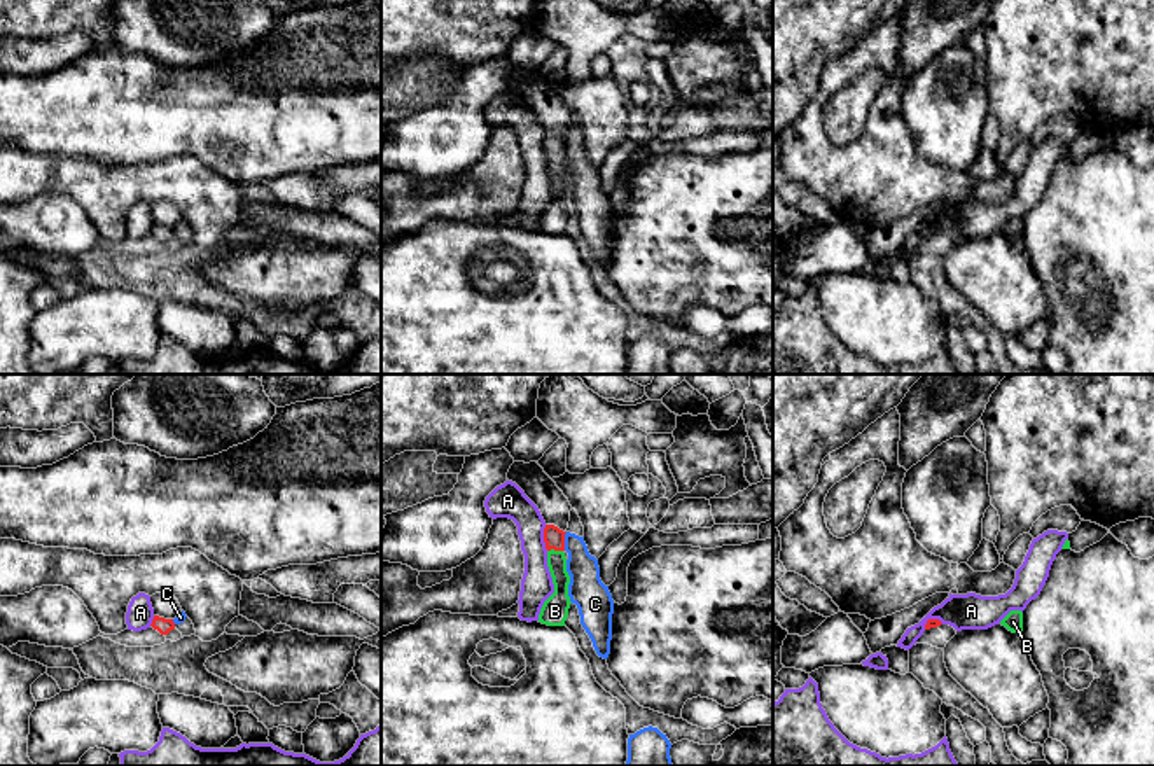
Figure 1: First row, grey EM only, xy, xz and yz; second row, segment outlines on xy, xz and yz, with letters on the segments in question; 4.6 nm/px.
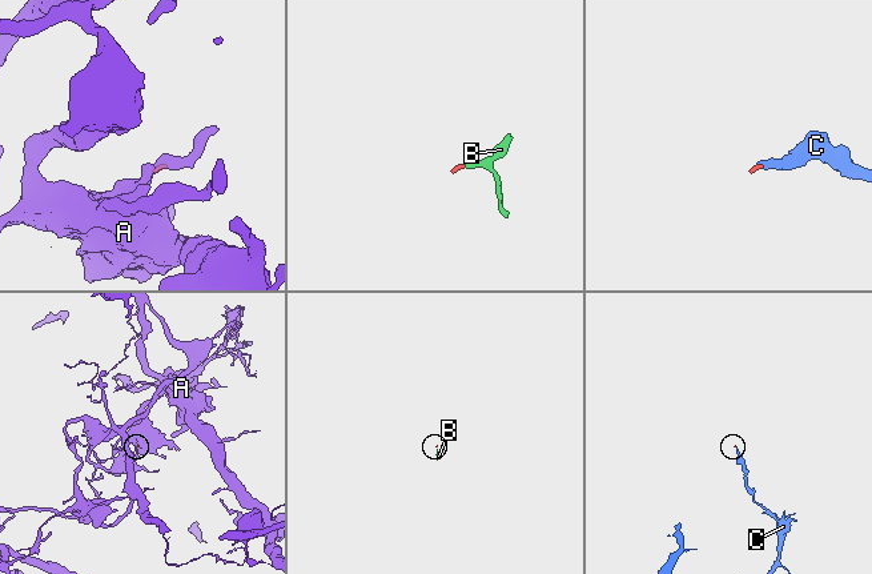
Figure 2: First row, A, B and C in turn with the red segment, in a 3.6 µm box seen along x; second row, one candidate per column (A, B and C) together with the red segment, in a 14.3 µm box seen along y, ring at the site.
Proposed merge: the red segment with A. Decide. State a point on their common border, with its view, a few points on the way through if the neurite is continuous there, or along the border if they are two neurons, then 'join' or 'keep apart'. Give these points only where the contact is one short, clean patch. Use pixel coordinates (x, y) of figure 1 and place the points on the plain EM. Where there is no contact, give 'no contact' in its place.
xz (544, 146) | along xz (544, 133), (544, 154), (548, 158) | keep apart

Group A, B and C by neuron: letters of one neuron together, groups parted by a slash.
A / B / C

